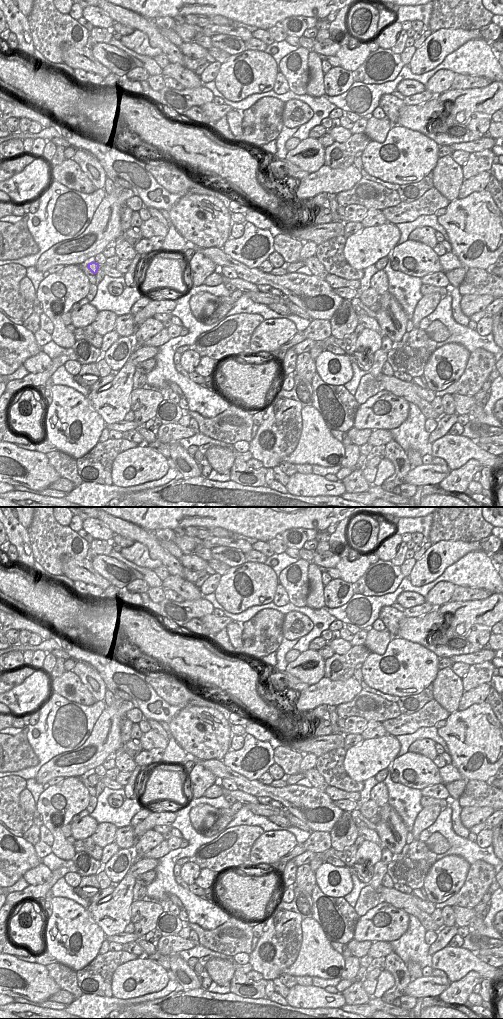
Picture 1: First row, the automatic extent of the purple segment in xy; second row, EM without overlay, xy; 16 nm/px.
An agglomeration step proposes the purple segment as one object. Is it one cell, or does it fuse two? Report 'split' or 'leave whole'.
leave whole

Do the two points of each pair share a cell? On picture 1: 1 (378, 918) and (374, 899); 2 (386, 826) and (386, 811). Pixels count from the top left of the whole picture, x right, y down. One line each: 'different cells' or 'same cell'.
1: different cells
2: same cell

